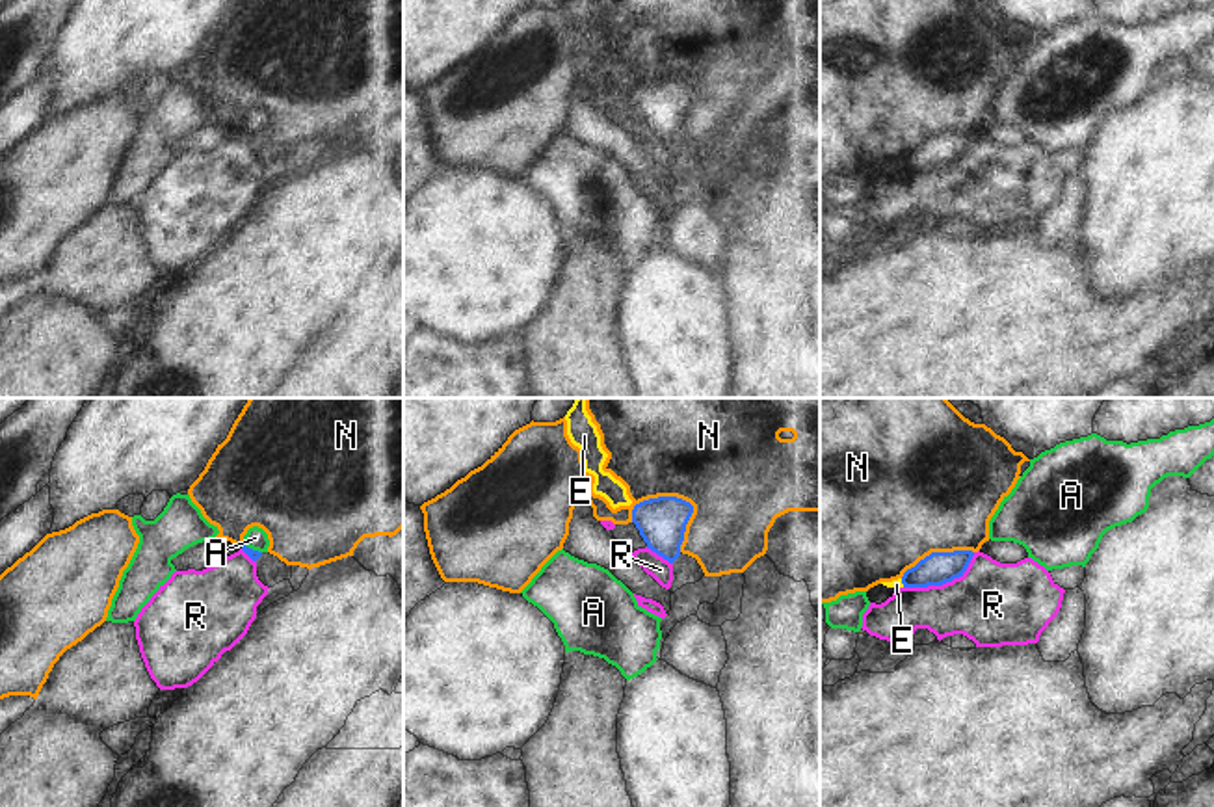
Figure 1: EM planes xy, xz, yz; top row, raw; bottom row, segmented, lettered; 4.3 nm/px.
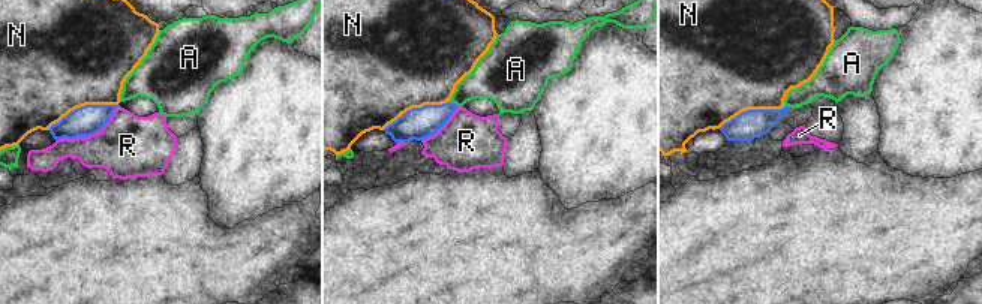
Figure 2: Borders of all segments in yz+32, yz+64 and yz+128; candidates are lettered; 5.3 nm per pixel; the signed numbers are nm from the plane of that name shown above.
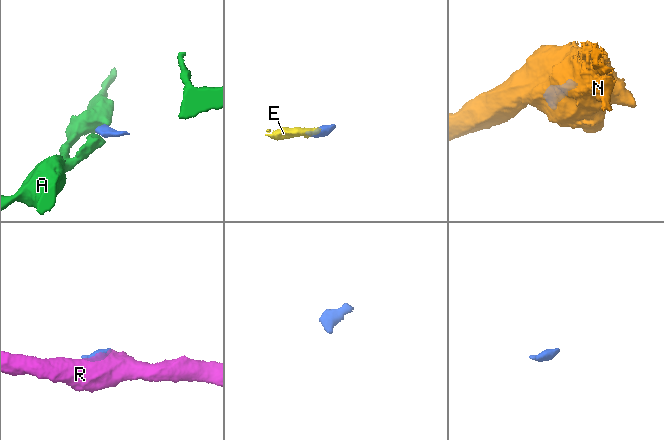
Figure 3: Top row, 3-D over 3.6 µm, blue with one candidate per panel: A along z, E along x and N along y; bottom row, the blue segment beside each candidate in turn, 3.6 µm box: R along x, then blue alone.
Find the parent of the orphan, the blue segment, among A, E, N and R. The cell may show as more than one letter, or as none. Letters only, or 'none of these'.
A

